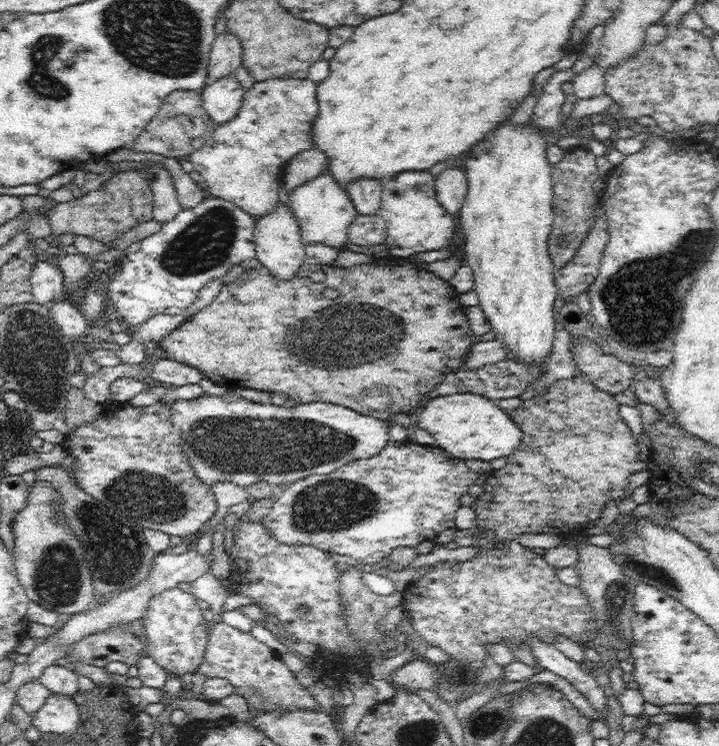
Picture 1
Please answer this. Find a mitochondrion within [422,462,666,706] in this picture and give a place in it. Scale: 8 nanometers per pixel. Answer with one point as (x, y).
(457, 677)

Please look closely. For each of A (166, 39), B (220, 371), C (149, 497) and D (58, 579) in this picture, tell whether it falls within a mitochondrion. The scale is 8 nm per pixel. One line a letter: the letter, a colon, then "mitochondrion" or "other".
A: mitochondrion
B: other
C: mitochondrion
D: mitochondrion

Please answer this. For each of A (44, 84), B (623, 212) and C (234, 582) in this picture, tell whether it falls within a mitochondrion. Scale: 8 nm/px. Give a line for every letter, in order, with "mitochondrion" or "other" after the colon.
A: mitochondrion
B: other
C: other

